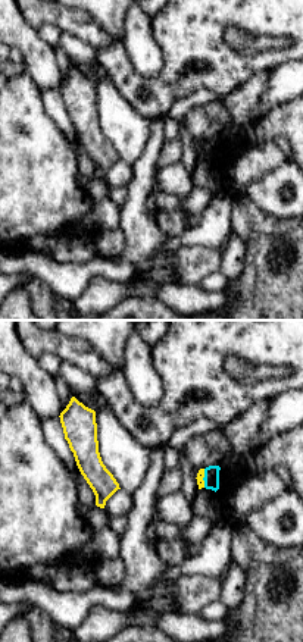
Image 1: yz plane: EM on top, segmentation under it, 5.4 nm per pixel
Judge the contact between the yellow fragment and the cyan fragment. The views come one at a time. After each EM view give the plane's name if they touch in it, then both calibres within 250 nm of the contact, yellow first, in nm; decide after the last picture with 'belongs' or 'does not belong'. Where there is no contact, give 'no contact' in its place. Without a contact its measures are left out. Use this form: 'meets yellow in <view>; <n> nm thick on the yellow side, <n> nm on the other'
meets yellow in yz; 50 nm thick on the yellow side, 80 nm on the other

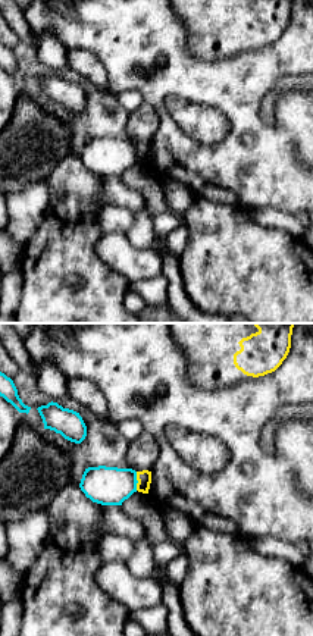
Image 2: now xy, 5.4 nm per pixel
meets yellow in xy; 80 nm thick on the yellow side, 200 nm on the other

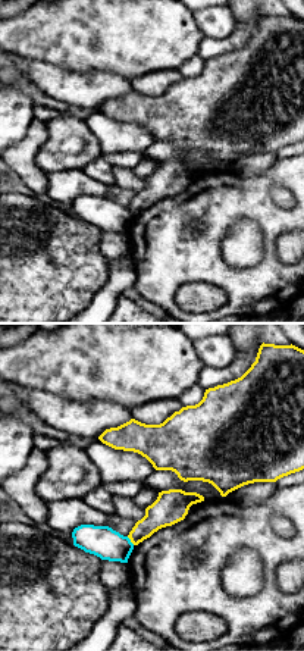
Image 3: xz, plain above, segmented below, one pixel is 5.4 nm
meets yellow in xz; 160 nm thick on the yellow side, 170 nm on the other

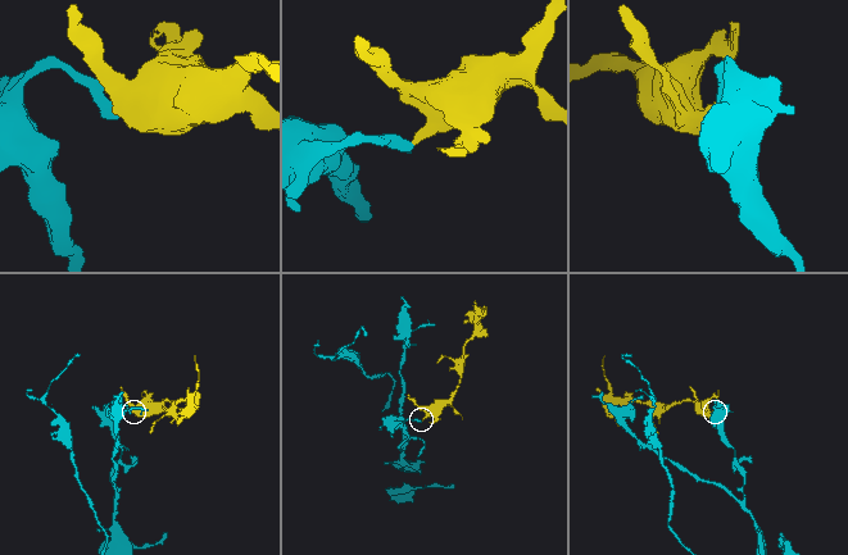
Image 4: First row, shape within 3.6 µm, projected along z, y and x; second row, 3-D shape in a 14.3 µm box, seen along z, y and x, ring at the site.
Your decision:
does not belong

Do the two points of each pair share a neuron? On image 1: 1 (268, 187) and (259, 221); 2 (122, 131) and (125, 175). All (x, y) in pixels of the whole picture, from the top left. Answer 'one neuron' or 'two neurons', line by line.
1: two neurons
2: two neurons

